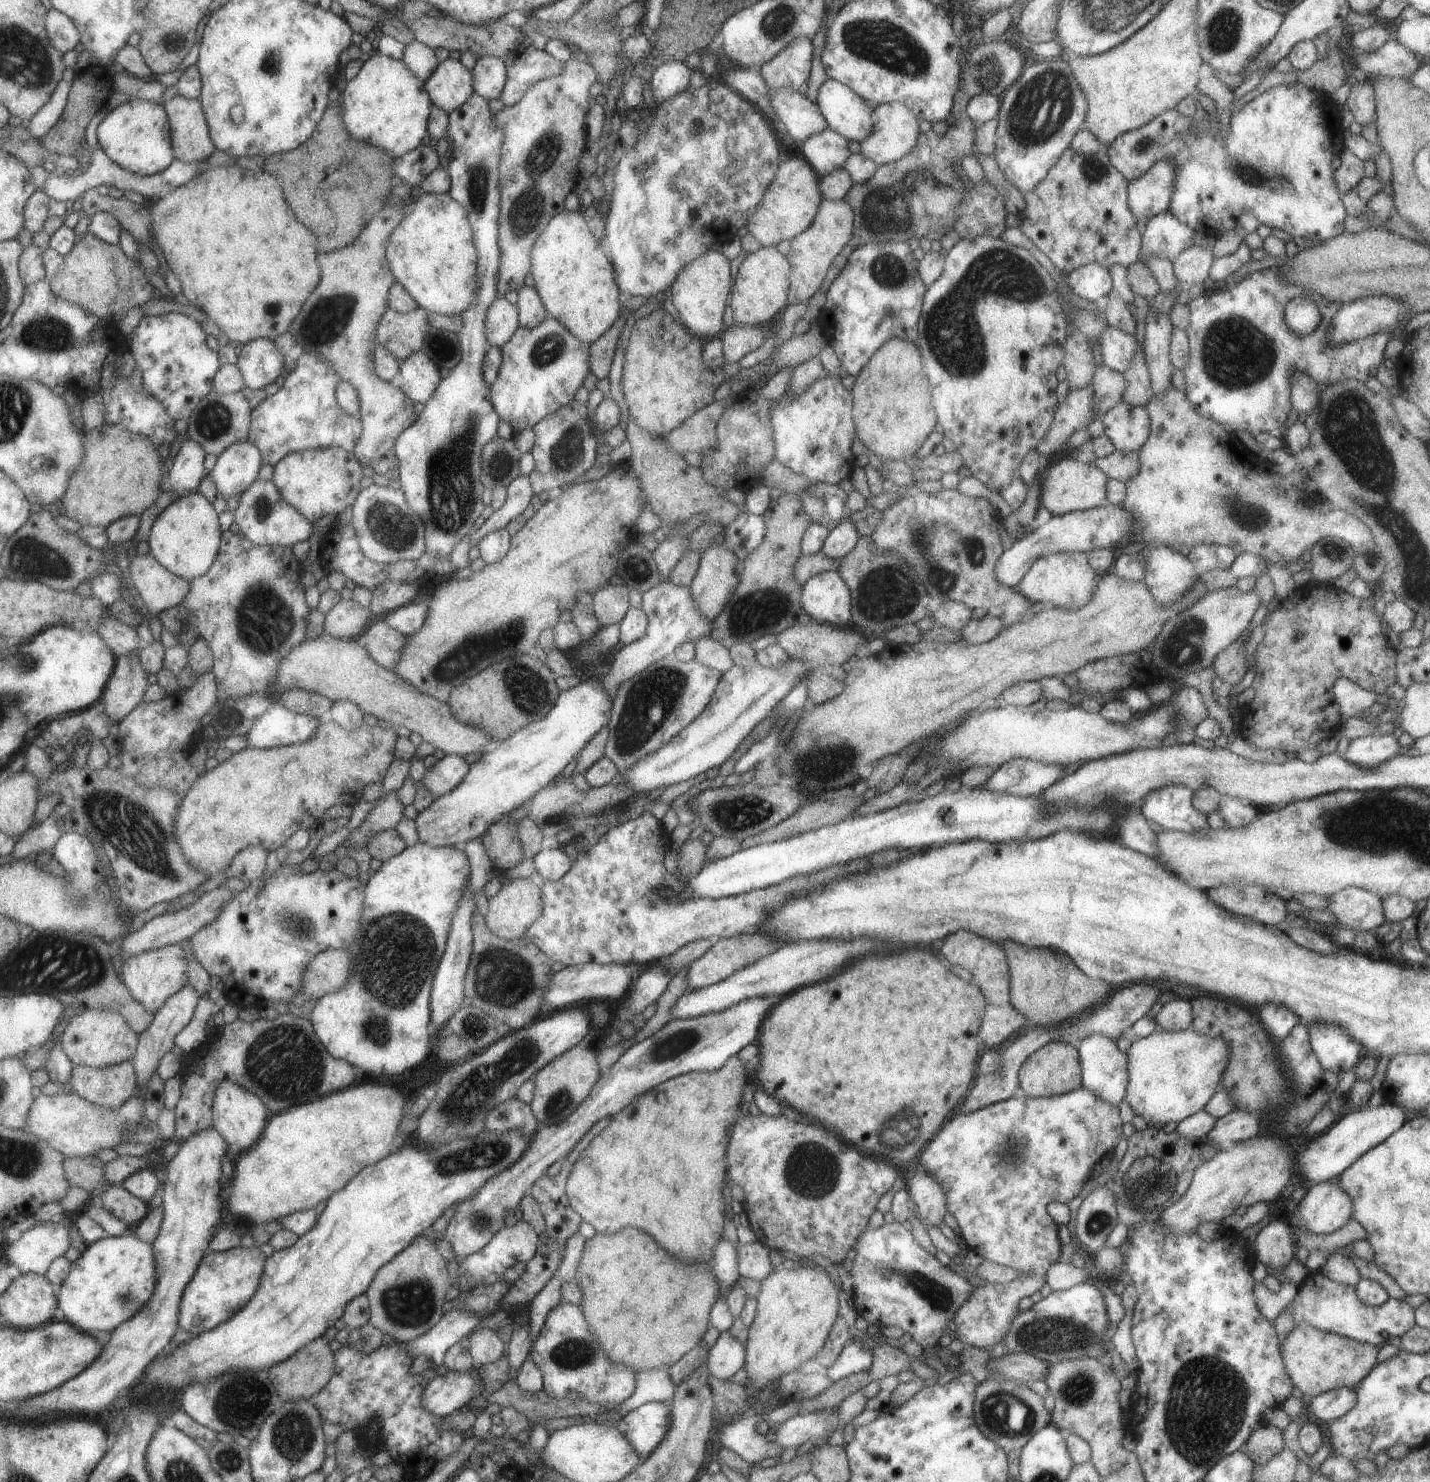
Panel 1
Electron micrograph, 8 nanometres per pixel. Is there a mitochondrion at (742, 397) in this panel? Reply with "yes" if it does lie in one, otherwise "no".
no

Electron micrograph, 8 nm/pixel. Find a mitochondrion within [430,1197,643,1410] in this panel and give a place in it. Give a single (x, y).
(570, 1354)

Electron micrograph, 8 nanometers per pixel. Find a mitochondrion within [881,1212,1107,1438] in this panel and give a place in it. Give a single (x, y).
(1051, 1333)

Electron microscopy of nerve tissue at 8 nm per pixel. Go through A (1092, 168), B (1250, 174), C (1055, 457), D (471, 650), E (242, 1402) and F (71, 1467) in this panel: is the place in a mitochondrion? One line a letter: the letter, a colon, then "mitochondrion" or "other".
A: mitochondrion
B: mitochondrion
C: other
D: mitochondrion
E: mitochondrion
F: other

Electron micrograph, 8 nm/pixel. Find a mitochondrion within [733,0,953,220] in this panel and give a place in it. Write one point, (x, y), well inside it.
(892, 47)

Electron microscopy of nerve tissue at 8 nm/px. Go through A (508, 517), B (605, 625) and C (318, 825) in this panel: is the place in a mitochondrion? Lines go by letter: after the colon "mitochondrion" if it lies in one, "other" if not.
A: other
B: other
C: other

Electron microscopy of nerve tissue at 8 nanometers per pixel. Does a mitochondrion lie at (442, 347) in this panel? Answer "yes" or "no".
yes

